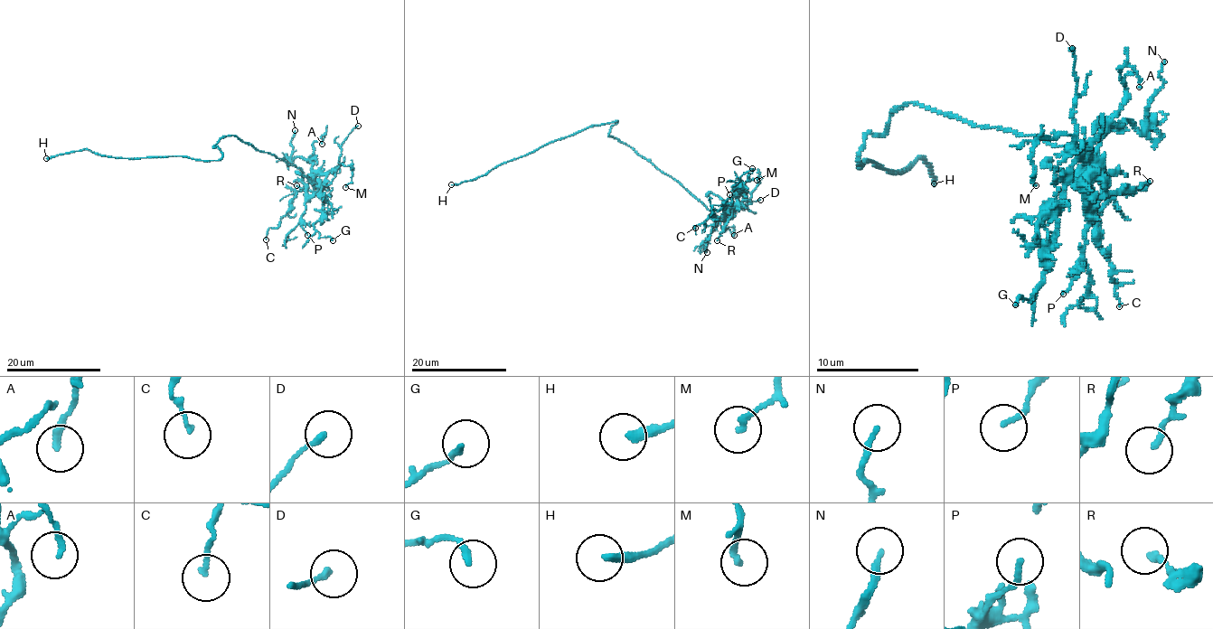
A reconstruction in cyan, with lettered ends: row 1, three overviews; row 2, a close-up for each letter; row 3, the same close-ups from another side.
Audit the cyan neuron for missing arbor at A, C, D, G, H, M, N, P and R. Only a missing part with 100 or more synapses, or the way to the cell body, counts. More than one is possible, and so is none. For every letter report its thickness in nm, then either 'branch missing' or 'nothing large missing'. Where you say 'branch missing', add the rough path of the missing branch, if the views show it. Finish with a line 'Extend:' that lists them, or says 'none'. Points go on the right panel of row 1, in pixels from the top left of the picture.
A: 180 nm thick; nothing large missing
C: 120 nm thick; nothing large missing
D: 180 nm thick; nothing large missing
G: 190 nm thick; nothing large missing
H: 280 nm thick; branch missing; missing branch runs (934, 183), (929, 189), (916, 183), (917, 185)
M: 180 nm thick; nothing large missing
N: 170 nm thick; nothing large missing
P: 160 nm thick; nothing large missing
R: 180 nm thick; nothing large missing
Extend: H

